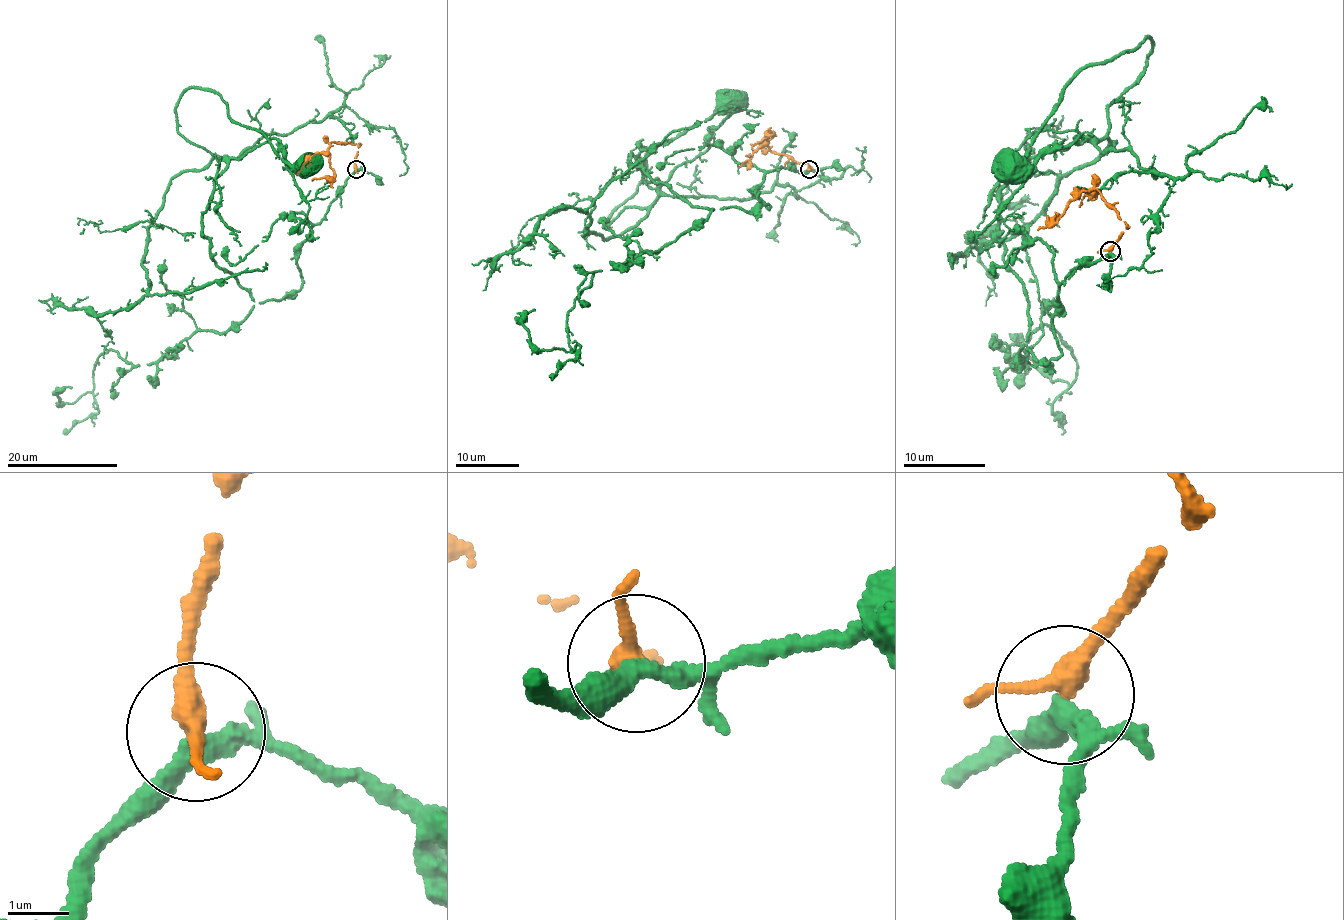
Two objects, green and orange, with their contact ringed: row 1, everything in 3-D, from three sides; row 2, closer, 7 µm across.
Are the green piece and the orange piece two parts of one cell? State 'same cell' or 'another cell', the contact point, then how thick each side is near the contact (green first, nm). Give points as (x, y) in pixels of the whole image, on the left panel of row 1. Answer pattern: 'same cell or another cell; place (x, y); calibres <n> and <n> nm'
same cell; place (356, 169); calibres 280 and 280 nm

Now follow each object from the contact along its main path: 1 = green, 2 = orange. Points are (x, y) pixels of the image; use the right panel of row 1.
1: (1111, 251), (1058, 286), (1040, 363), (1007, 160), (1106, 135), (1152, 40), (1077, 71), (1007, 167)
2: (1111, 251), (1126, 224), (1099, 191), (1082, 192), (1055, 220), (1052, 217), (1060, 215)

